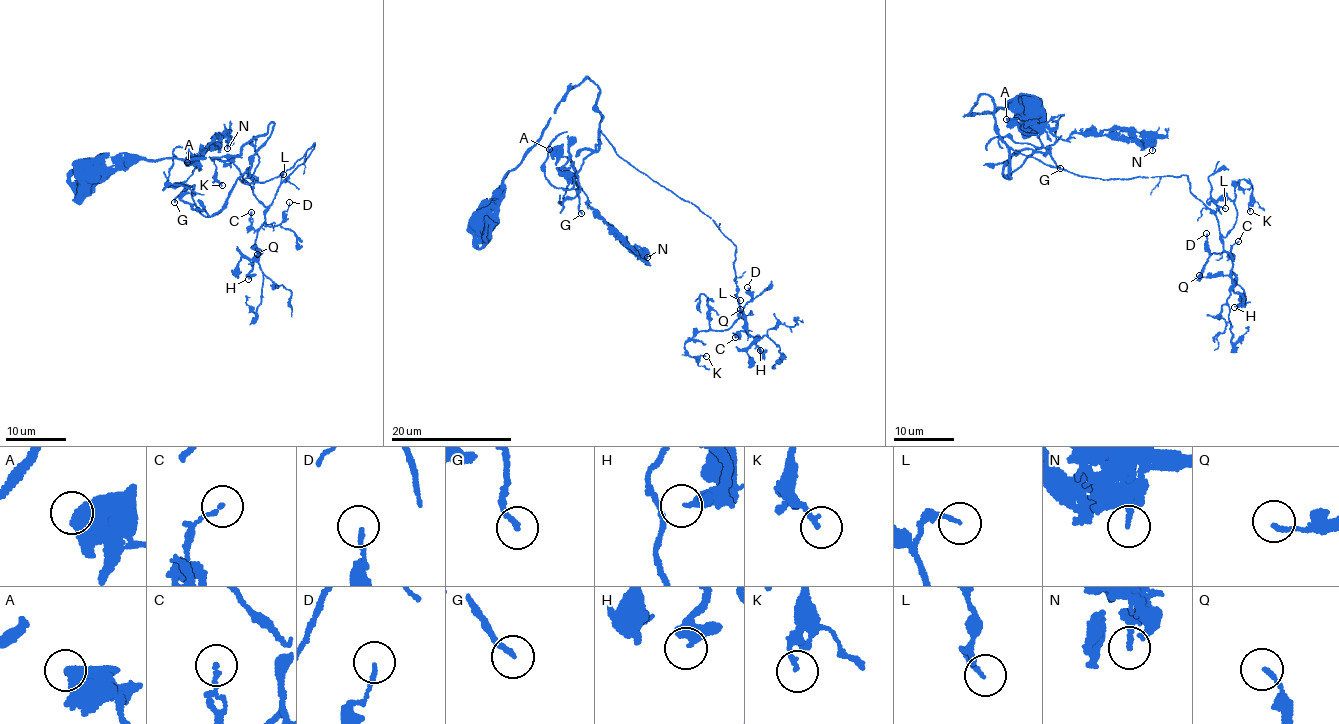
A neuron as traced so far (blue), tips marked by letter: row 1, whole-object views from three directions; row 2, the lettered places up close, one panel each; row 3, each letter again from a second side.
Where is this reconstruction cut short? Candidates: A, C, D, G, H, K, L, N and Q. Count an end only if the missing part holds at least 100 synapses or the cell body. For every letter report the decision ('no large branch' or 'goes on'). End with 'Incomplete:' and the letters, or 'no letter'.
A: no large branch
C: no large branch
D: no large branch
G: goes on
H: no large branch
K: no large branch
L: no large branch
N: no large branch
Q: no large branch
Incomplete: G

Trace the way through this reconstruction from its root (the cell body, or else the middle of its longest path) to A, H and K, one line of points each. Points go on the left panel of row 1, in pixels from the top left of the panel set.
A: (86, 172), (231, 156), (274, 125), (210, 216), (191, 185), (167, 184), (175, 148), (200, 168), (187, 162)
H: (86, 172), (133, 159), (231, 156), (271, 122), (238, 177), (263, 183), (313, 143), (266, 210), (248, 279)
K: (86, 172), (231, 156), (271, 122), (238, 177), (263, 183), (314, 144), (266, 207), (214, 157), (222, 185)

